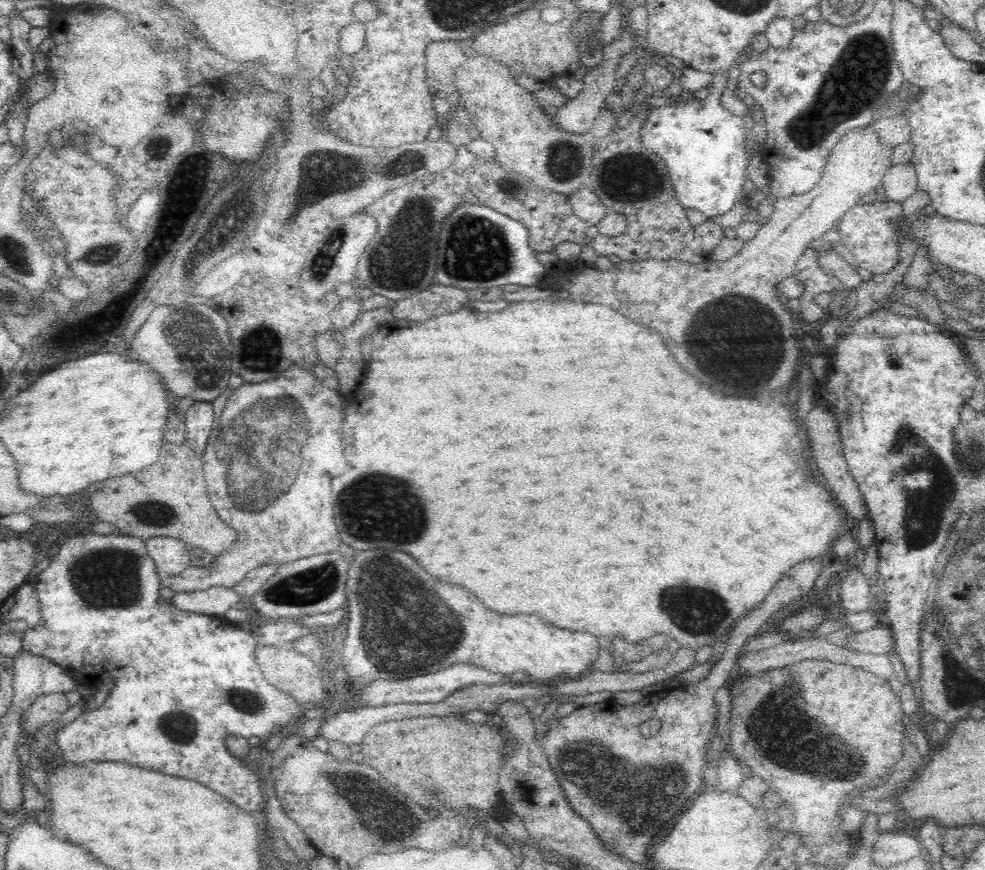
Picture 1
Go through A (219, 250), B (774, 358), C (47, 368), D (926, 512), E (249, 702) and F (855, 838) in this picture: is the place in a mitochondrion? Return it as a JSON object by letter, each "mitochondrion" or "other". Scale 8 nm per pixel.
{"A":"mitochondrion","B":"mitochondrion","C":"other","D":"mitochondrion","E":"mitochondrion","F":"other"}

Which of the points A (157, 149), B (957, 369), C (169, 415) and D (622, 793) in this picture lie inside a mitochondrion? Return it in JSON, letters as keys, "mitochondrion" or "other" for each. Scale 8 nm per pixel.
{"A":"mitochondrion","B":"other","C":"other","D":"mitochondrion"}

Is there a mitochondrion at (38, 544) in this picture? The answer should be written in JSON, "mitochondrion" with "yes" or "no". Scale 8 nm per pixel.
{"mitochondrion":"no"}

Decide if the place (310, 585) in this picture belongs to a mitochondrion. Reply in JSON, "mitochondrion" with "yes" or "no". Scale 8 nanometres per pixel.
{"mitochondrion":"yes"}

